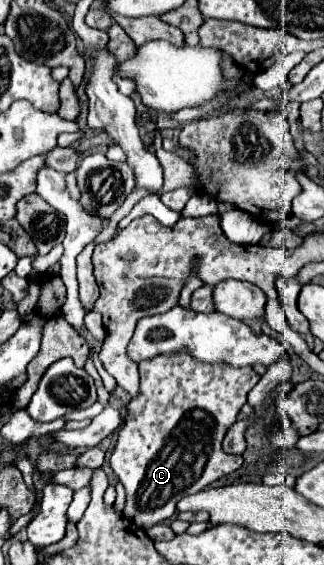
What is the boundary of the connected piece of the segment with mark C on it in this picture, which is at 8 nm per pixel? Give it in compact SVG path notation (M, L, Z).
M158 356L156 360L138 364L138 370L140 390L126 406L126 418L118 430L110 466L126 488L124 516L138 528L146 530L168 520L176 512L178 500L182 500L186 494L204 490L208 484L243 465L242 456L226 454L222 450L222 438L226 430L236 422L242 406L246 404L250 388L256 386L260 376L252 368L196 364L196 360L188 360L188 356Z

